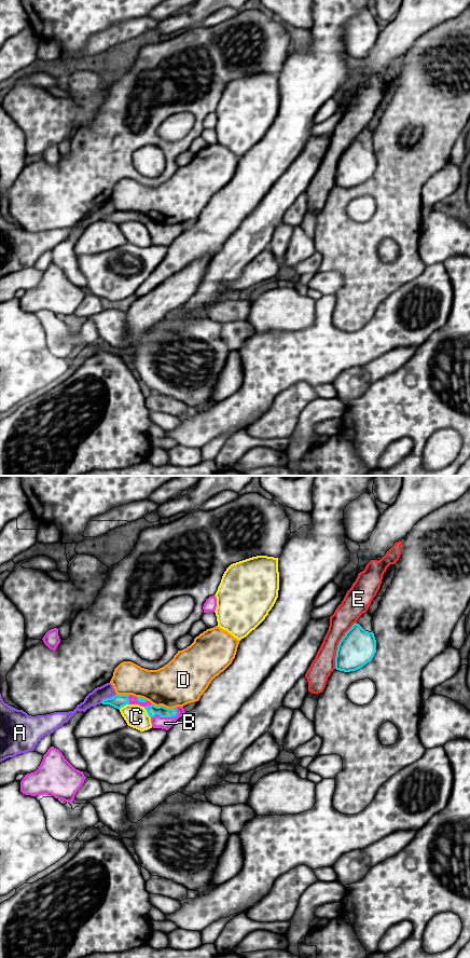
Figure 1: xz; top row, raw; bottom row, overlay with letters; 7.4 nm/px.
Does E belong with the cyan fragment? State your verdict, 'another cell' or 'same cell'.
another cell

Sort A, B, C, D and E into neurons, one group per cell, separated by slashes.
A / B / C / D / E

